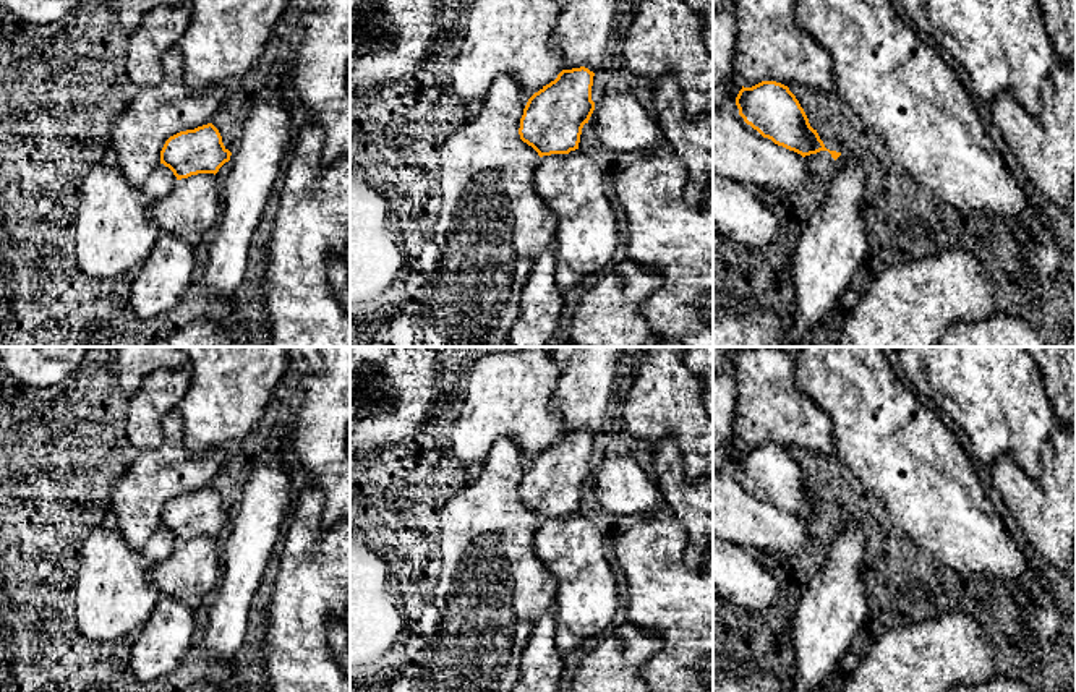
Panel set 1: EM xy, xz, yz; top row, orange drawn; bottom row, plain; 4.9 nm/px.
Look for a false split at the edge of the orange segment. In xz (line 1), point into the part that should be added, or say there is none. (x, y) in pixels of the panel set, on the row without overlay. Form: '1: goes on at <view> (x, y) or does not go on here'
1: does not go on here

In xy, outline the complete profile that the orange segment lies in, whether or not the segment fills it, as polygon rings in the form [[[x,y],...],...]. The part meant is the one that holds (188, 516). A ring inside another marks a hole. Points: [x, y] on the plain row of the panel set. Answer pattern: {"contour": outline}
{"contour": [[[207,486],[170,499],[160,514],[160,527],[181,543],[198,536],[216,538],[230,519],[219,493]]]}

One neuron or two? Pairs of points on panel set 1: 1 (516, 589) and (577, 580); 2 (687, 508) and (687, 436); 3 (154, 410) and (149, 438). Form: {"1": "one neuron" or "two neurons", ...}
{"1": "two neurons", "2": "two neurons", "3": "one neuron"}

